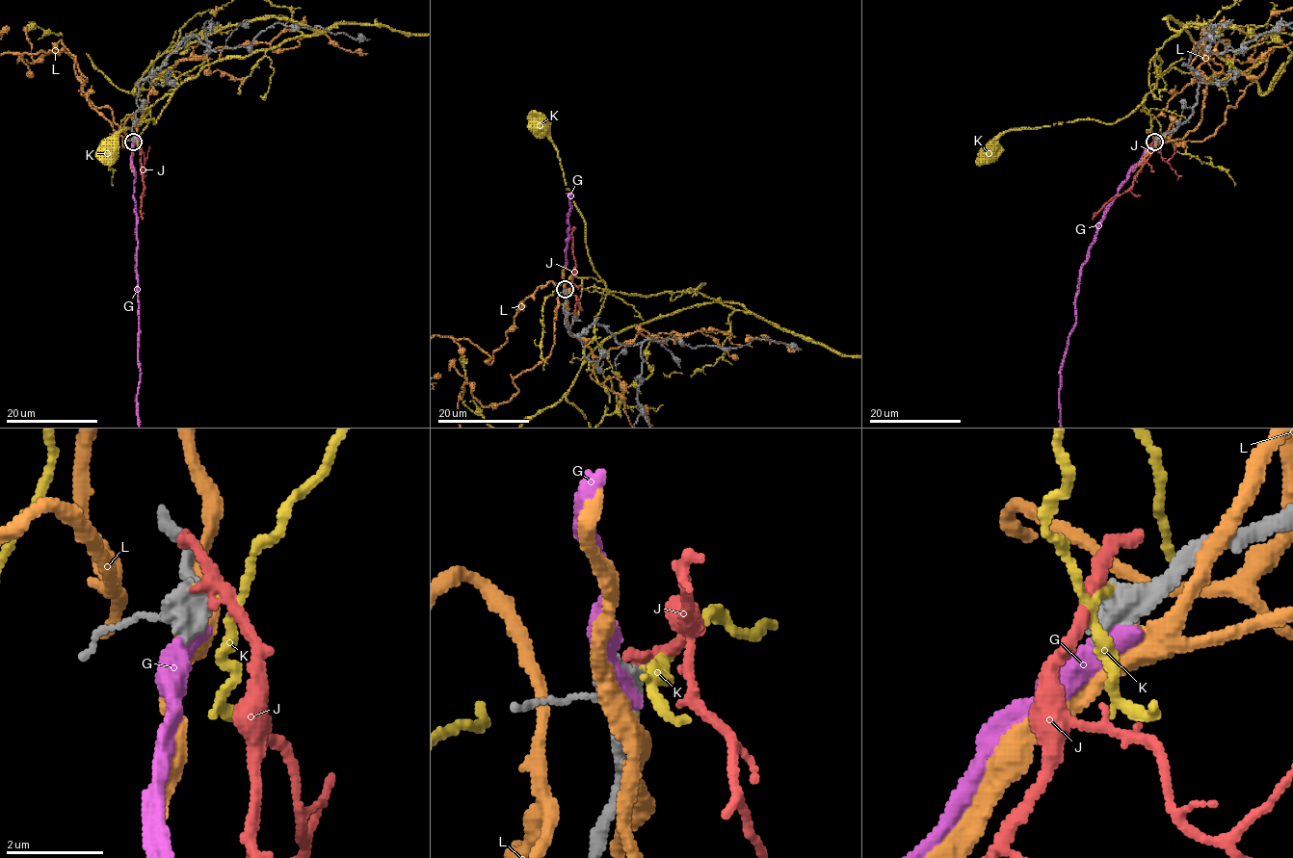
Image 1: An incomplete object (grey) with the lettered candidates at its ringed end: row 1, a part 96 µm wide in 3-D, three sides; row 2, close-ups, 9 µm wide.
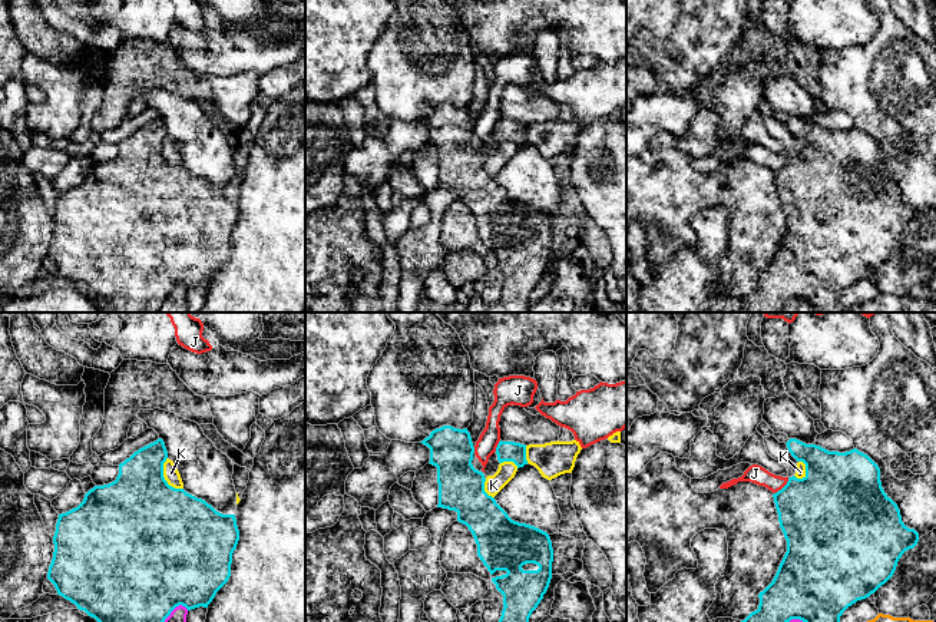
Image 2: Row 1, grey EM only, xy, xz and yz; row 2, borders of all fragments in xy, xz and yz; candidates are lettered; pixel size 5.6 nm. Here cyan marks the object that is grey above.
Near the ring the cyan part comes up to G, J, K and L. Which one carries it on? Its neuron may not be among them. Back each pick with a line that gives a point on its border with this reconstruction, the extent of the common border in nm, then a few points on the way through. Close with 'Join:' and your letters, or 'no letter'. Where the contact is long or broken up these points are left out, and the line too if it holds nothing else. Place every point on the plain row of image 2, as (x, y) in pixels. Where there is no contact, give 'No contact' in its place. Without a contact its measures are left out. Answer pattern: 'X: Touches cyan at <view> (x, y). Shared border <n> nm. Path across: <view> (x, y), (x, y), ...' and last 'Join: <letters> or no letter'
Join: no letter

